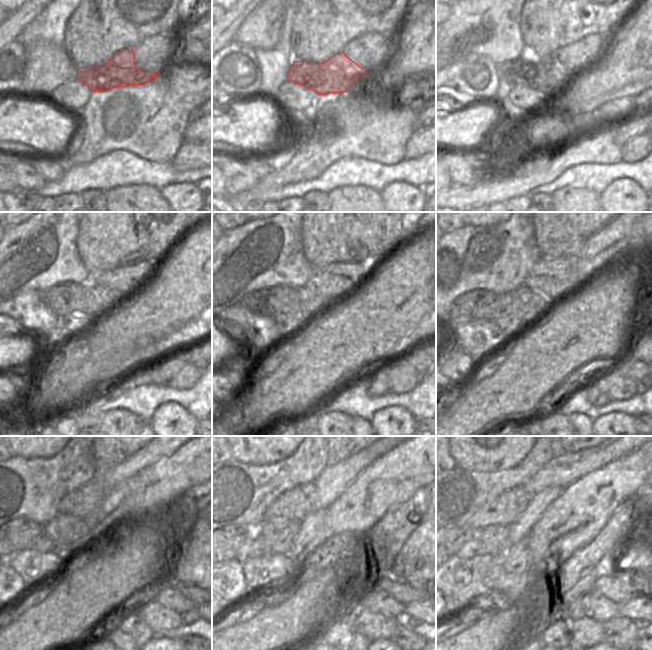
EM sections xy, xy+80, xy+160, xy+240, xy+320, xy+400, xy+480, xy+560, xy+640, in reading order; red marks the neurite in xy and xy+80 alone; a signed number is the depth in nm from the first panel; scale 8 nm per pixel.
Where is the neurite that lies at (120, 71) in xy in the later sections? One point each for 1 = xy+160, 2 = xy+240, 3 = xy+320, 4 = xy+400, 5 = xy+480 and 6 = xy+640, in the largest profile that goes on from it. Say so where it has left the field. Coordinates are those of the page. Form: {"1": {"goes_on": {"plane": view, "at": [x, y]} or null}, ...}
{"1": {"goes_on": {"plane": "xy+160", "at": [545, 74]}}, "2": {"goes_on": {"plane": "xy+240", "at": [89, 299]}}, "3": {"goes_on": {"plane": "xy+320", "at": [279, 301]}}, "4": {"goes_on": {"plane": "xy+400", "at": [479, 305]}}, "5": {"goes_on": {"plane": "xy+480", "at": [17, 535]}}, "6": {"goes_on": {"plane": "xy+640", "at": [456, 536]}}}

